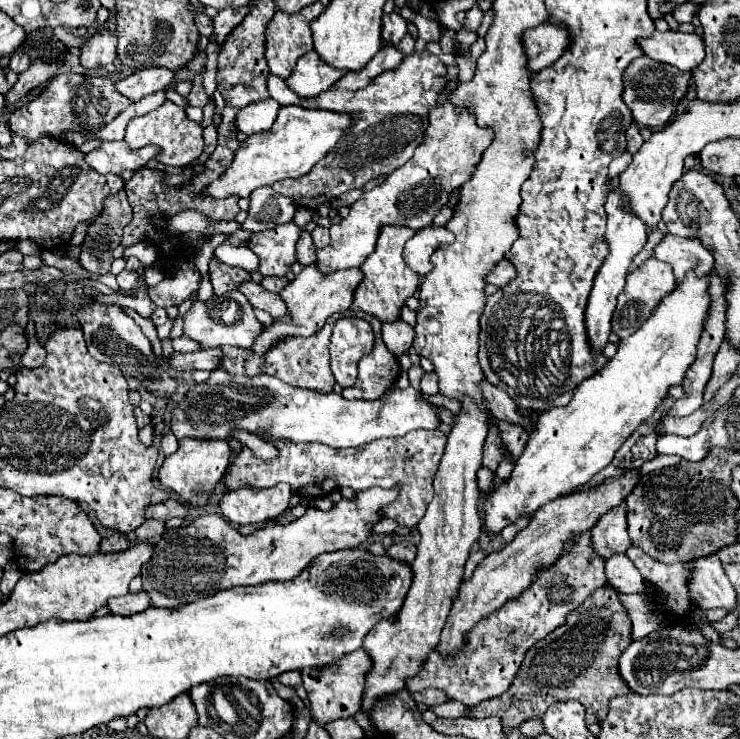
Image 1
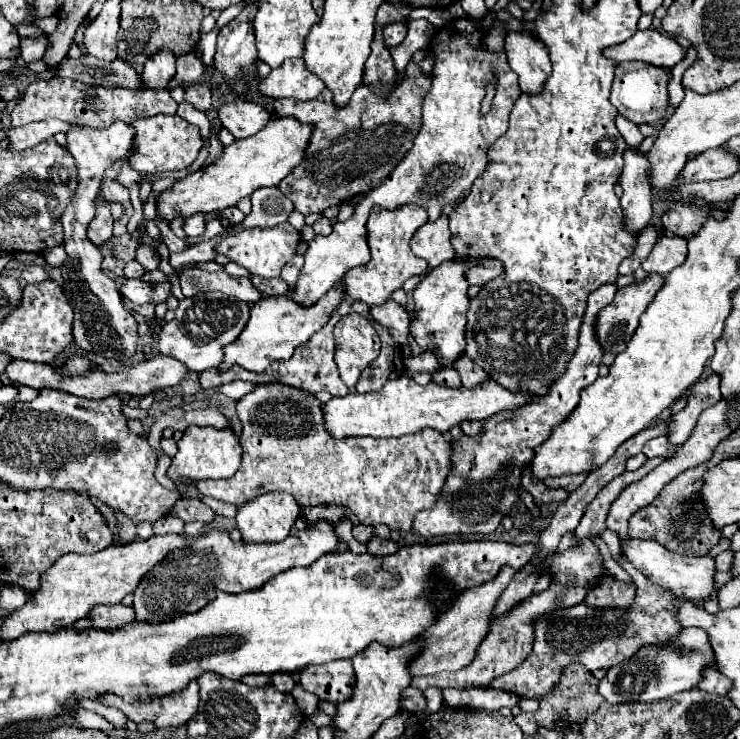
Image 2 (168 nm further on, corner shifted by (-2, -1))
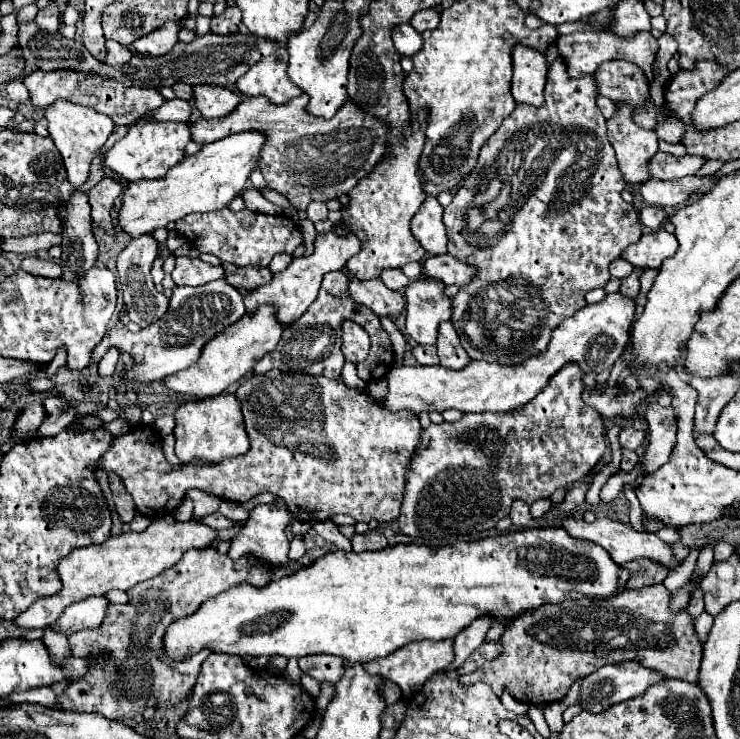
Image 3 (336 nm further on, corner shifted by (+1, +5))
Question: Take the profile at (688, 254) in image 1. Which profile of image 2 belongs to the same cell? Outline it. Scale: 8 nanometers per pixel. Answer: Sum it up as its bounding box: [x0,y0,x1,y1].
[642,235,686,275]

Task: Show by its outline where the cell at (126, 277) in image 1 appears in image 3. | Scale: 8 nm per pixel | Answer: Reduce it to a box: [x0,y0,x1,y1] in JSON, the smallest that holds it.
[117,237,169,327]

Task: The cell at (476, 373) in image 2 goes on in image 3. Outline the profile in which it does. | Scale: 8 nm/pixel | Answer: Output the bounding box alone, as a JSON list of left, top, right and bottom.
[437,321,471,369]

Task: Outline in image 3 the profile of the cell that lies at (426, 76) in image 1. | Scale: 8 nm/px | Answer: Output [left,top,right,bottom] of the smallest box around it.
[189,95,389,209]

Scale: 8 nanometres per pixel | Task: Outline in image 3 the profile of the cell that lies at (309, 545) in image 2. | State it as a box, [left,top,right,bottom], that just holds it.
[57,549,273,719]

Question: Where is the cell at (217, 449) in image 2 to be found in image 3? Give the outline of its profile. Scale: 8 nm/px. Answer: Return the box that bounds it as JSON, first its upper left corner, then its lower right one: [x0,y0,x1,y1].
[173,393,249,463]

